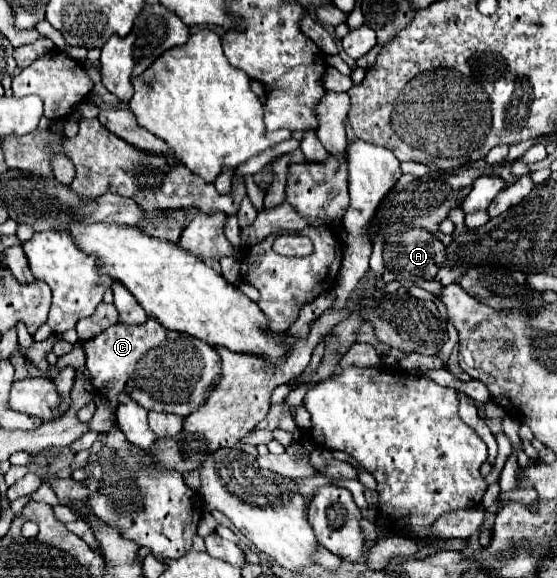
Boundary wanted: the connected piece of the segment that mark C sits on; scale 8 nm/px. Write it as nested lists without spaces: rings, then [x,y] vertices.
[[[152,319],[134,327],[116,323],[100,335],[88,339],[84,343],[84,353],[92,387],[98,395],[102,393],[108,397],[112,413],[116,413],[118,395],[126,393],[148,411],[186,417],[204,403],[204,397],[208,397],[212,385],[220,377],[220,359],[216,357],[214,347],[188,333],[168,331]]]

